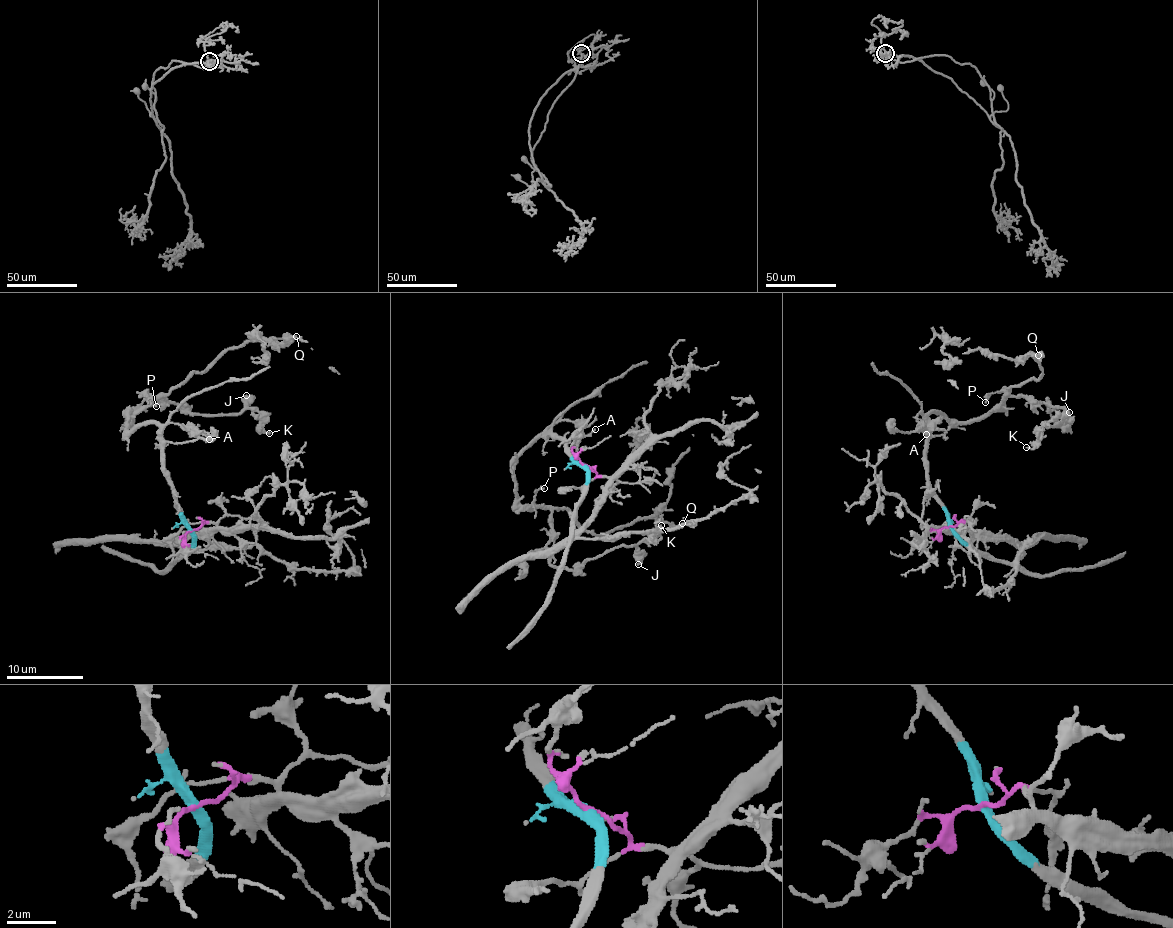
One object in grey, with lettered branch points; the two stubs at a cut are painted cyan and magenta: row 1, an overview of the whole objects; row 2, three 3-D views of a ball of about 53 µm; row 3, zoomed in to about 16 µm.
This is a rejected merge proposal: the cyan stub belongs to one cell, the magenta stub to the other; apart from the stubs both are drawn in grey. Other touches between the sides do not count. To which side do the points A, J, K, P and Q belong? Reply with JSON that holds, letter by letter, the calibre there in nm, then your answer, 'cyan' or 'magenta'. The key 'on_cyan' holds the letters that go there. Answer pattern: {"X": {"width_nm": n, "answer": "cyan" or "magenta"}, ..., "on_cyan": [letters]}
{"A": {"width_nm": 140, "answer": "cyan"}, "J": {"width_nm": 340, "answer": "cyan"}, "K": {"width_nm": 140, "answer": "cyan"}, "P": {"width_nm": 140, "answer": "cyan"}, "Q": {"width_nm": 240, "answer": "cyan"}, "on_cyan": ["A", "J", "K", "P", "Q"]}

